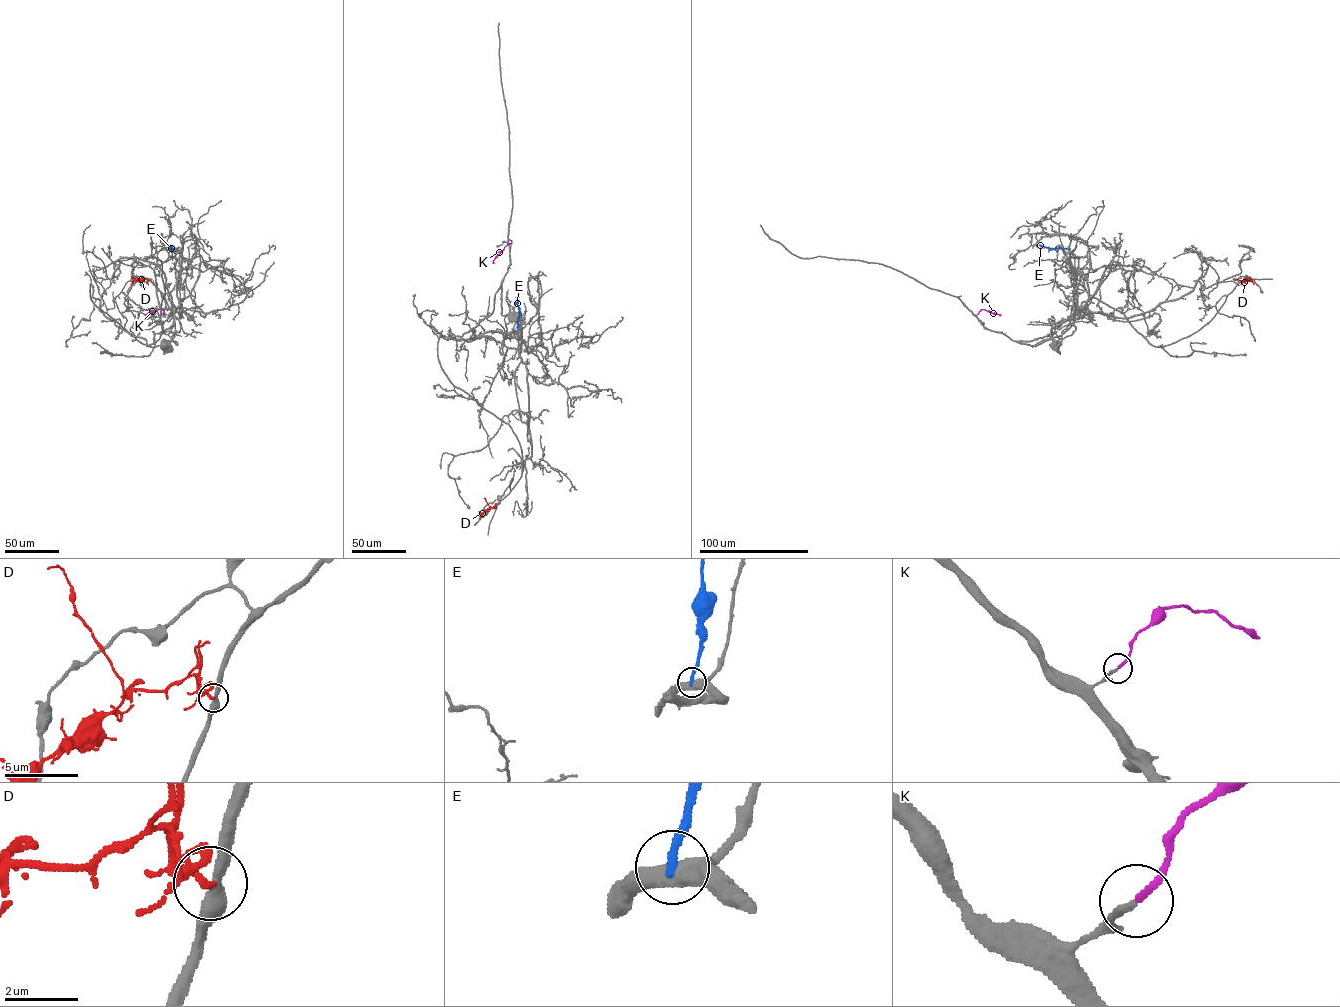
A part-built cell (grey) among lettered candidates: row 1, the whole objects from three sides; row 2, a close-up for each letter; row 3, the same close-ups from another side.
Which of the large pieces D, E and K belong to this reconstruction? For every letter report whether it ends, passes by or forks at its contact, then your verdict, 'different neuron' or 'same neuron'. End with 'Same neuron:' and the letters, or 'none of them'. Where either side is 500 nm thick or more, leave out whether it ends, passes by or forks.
D: it ends there; different neuron
E: it ends there; different neuron
K: it ends there; same neuron
Same neuron: K

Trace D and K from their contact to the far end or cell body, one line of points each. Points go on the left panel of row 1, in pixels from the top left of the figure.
D: (148, 279), (135, 280), (131, 284)
K: (163, 313), (159, 309), (146, 315)

